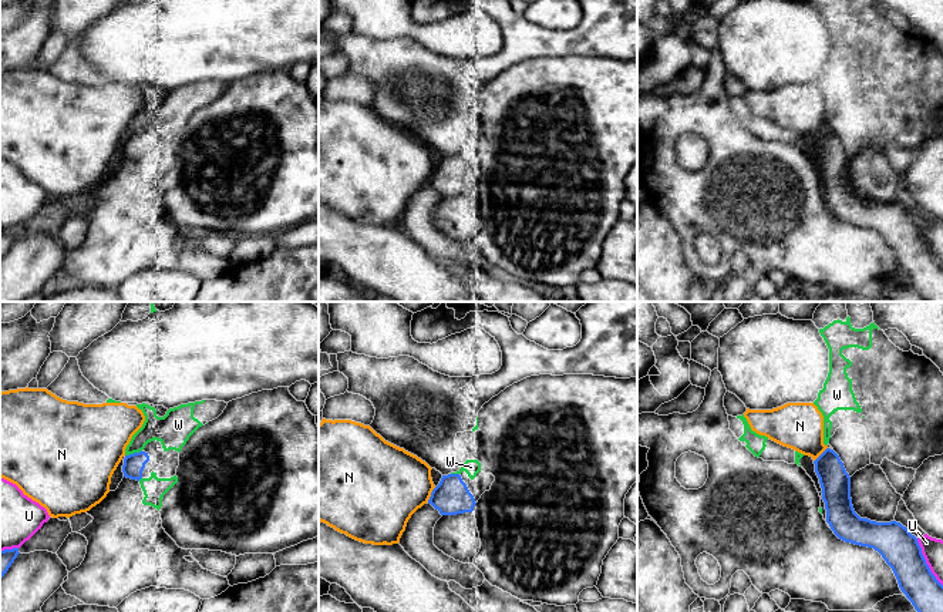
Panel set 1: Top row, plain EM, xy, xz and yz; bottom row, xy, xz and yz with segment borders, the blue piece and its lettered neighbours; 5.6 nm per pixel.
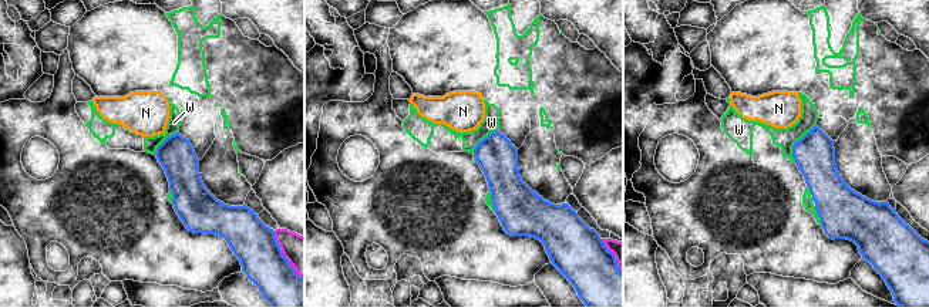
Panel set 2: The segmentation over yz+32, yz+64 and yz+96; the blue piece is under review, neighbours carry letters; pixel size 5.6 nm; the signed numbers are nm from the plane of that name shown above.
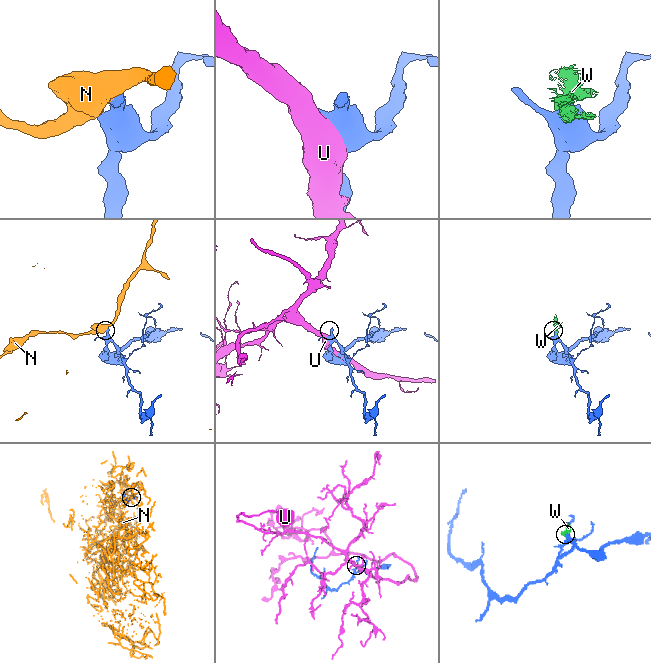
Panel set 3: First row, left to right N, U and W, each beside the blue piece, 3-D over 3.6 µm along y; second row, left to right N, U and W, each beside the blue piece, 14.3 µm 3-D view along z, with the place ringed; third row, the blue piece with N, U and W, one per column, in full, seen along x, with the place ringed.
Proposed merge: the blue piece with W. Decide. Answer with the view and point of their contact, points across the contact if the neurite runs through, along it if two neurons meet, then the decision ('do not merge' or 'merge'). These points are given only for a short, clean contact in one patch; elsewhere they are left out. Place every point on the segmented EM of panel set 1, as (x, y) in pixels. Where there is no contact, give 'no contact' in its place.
contact xy (132, 454); merge

